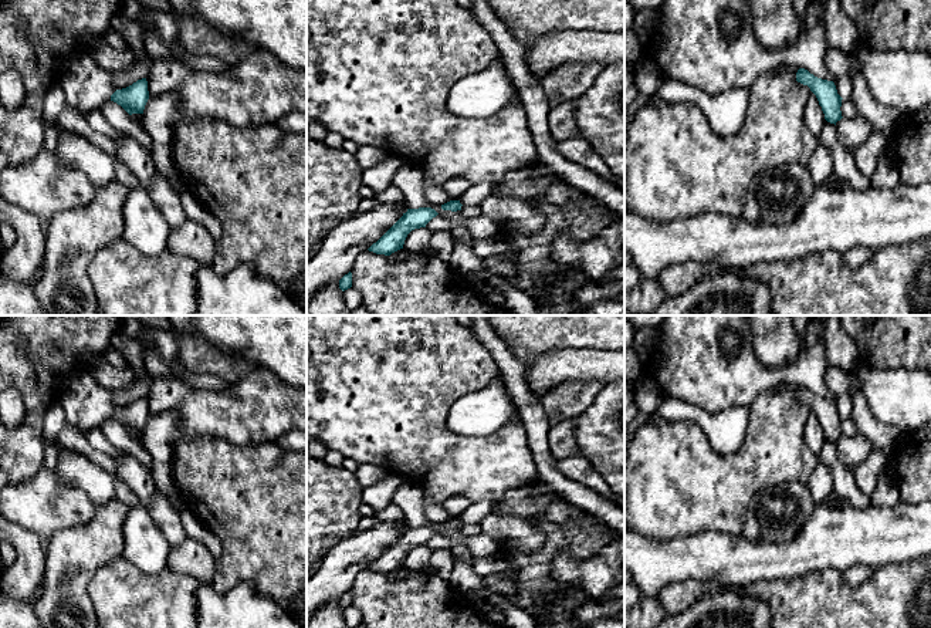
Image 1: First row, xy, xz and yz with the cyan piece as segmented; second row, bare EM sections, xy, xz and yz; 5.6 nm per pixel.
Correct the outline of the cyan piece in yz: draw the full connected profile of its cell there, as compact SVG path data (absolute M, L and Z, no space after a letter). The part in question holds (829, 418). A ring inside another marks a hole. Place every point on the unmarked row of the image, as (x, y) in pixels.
M805 386L798 388L796 399L808 404L816 413L827 440L836 443L843 436L840 429L843 416L837 412L833 399L817 396Z

